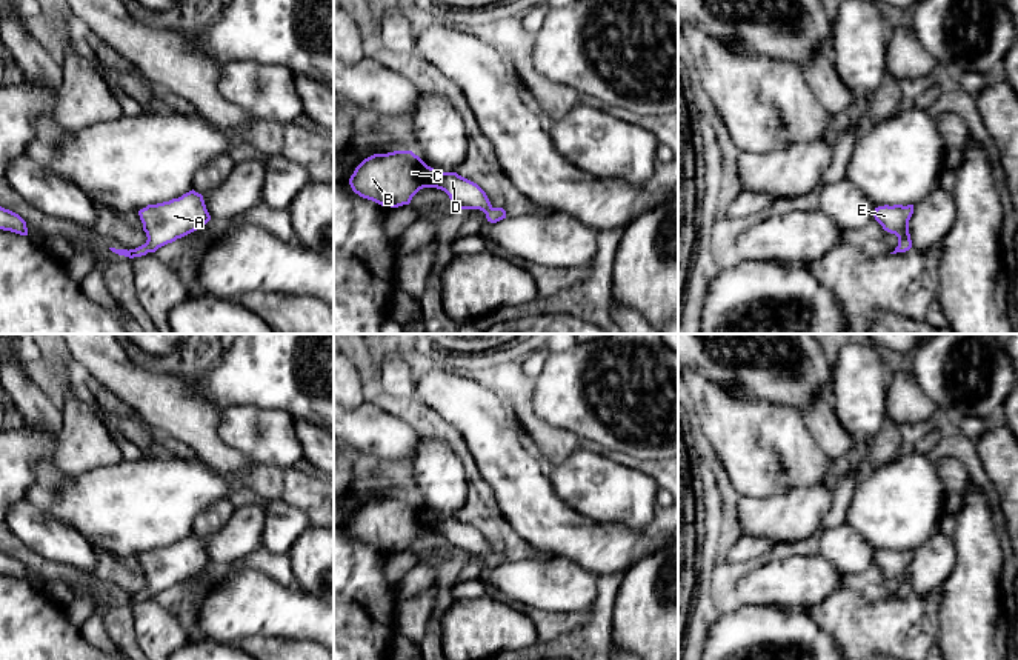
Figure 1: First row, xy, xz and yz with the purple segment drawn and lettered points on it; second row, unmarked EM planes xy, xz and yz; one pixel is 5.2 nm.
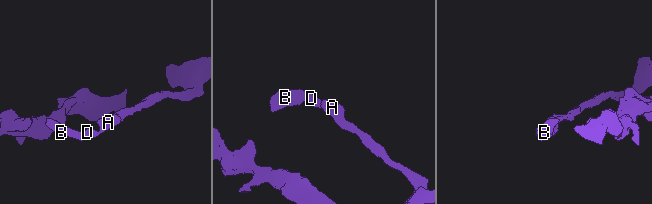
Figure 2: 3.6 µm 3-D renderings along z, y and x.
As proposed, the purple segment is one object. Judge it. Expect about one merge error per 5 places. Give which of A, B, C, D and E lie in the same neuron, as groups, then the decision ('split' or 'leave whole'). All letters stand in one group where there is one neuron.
groups A B C D E; leave whole

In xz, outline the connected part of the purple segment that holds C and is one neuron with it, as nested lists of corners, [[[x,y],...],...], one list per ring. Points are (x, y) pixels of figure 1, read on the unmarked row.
[[[412,495],[374,498],[364,503],[351,520],[349,529],[360,542],[391,552],[409,549],[423,532],[437,532],[449,540],[452,555],[480,554],[491,568],[506,563],[506,555],[494,552],[477,528],[457,517],[435,515]]]

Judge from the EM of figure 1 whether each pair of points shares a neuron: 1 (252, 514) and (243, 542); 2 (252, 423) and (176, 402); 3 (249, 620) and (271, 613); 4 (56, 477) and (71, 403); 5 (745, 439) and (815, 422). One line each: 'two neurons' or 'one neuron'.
1: one neuron
2: two neurons
3: one neuron
4: two neurons
5: two neurons

